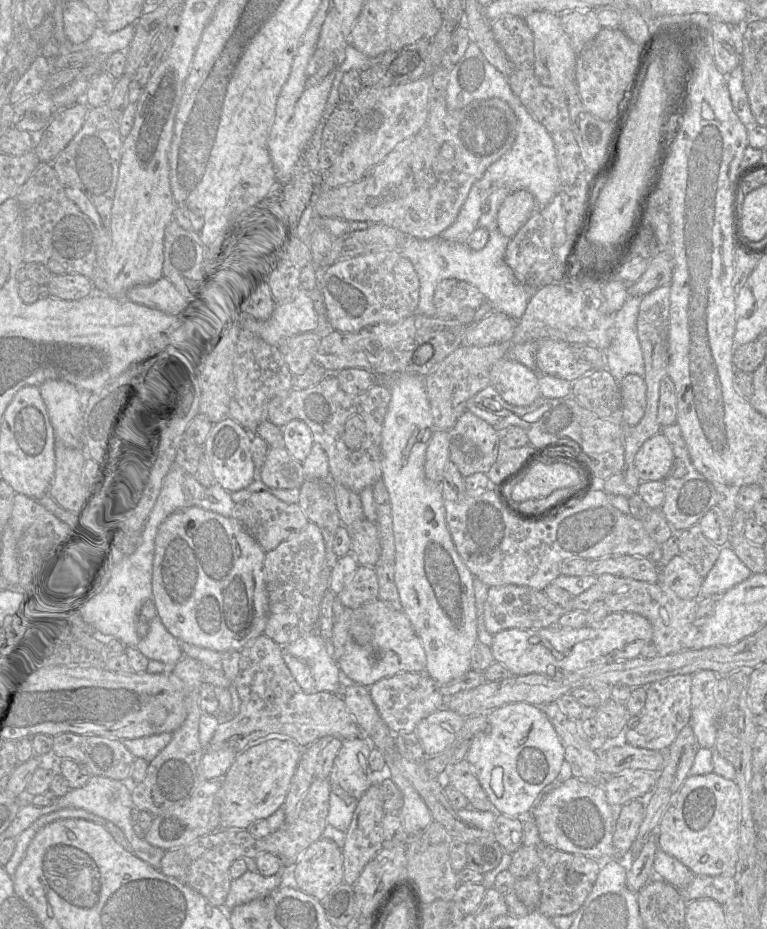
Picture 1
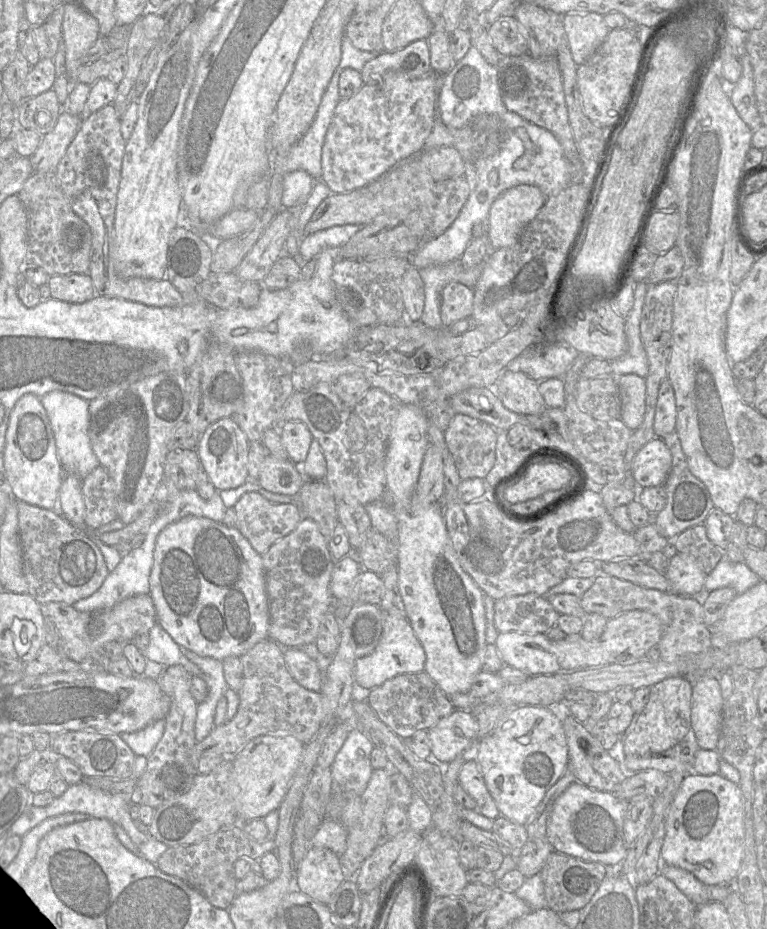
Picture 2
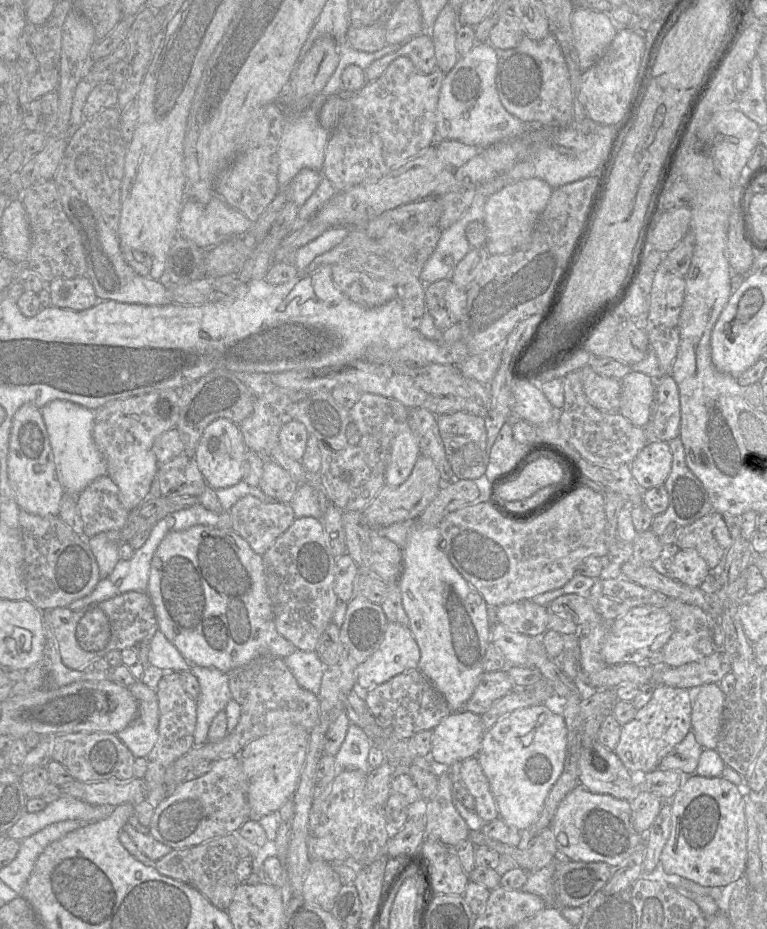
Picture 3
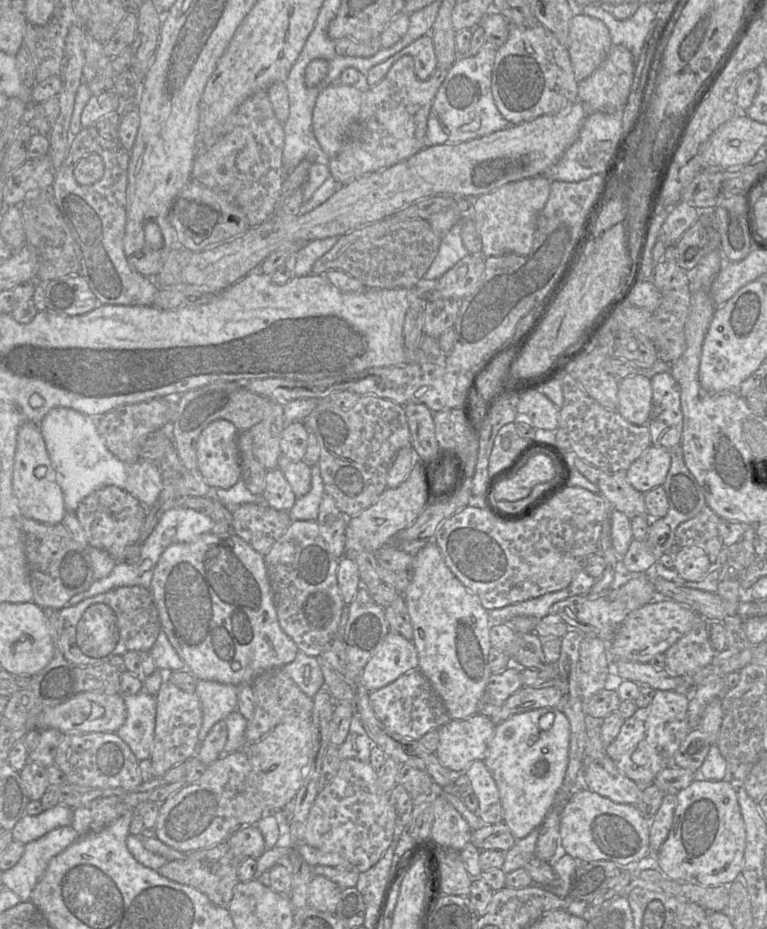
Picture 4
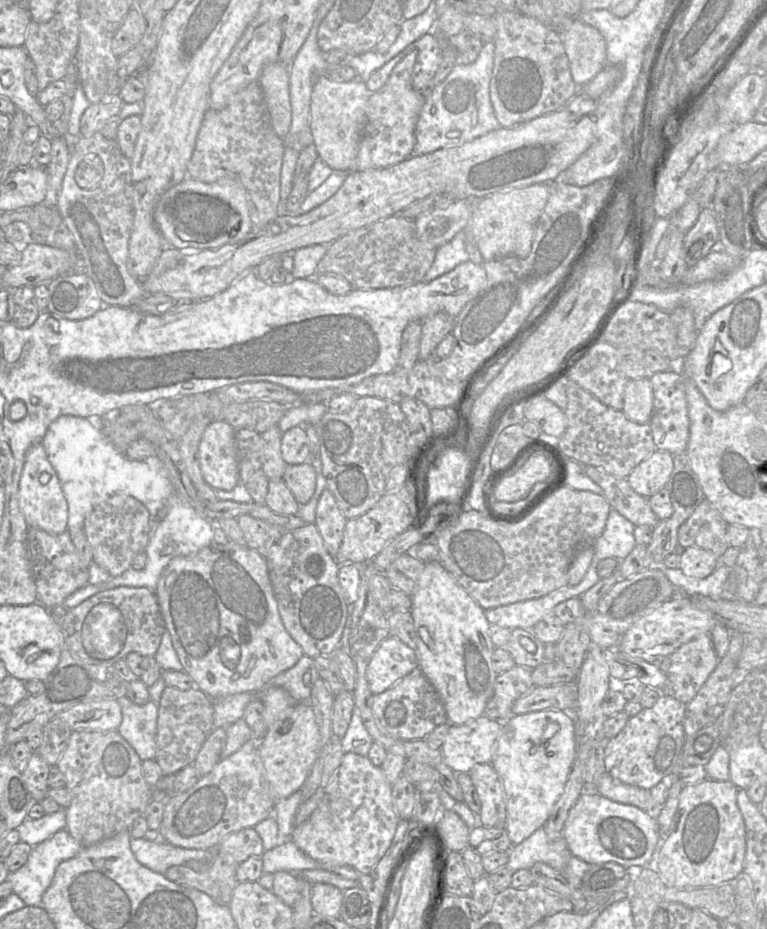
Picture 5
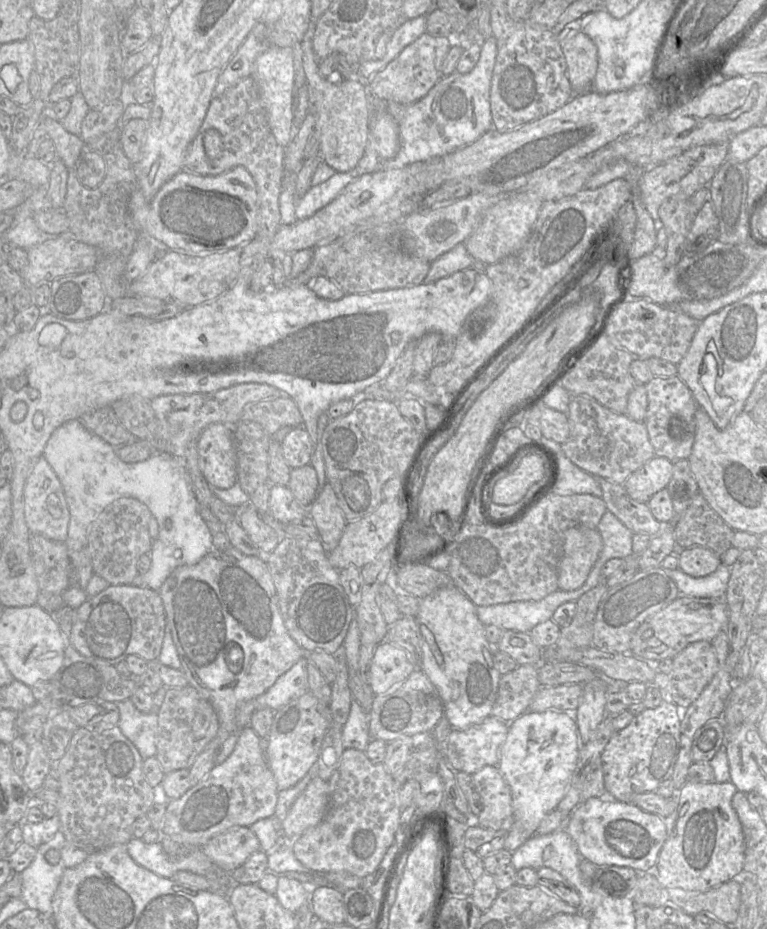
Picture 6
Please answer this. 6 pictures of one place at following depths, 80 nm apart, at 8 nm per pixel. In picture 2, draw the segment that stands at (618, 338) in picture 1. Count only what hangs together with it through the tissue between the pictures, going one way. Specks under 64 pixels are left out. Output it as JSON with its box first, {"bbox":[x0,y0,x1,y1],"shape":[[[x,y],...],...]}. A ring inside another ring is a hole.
{"bbox":[610,281,648,378],"shape":[[[647,281],[634,283],[634,304],[629,314],[625,317],[628,350],[622,357],[610,361],[612,375],[615,377],[636,374],[646,378],[648,375],[648,359],[640,335],[642,309],[648,288]]]}

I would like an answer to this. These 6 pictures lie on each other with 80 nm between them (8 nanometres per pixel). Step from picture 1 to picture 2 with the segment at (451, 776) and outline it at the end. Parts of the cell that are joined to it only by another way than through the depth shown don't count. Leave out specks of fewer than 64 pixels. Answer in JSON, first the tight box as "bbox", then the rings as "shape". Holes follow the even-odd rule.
{"bbox":[458,754,500,820],"shape":[[[472,754],[467,757],[461,766],[458,783],[475,800],[475,810],[480,814],[492,820],[495,820],[500,815],[486,787],[480,767]]]}

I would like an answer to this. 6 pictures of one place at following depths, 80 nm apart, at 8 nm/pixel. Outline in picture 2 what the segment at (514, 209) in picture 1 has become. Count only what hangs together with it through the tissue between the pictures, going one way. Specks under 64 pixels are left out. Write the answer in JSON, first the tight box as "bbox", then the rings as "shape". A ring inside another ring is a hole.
{"bbox":[488,184,546,251],"shape":[[[528,184],[514,186],[499,195],[488,214],[490,249],[495,251],[516,244],[546,200],[538,187]]]}

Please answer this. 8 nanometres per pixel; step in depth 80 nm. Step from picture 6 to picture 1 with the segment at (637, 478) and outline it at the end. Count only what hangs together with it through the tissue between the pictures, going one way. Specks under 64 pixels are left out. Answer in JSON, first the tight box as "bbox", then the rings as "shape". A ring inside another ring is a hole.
{"bbox":[634,432,673,482],"shape":[[[659,432],[646,440],[634,459],[640,482],[663,481],[673,466],[673,449],[667,438]]]}

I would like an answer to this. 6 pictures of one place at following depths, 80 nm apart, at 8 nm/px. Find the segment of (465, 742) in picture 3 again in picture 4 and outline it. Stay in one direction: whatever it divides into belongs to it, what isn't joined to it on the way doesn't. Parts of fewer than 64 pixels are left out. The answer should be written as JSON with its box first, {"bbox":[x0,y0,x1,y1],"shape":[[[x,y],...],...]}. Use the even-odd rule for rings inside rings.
{"bbox":[435,713,495,773],"shape":[[[478,713],[462,720],[450,719],[439,729],[435,754],[453,773],[465,773],[474,761],[485,759],[495,728],[489,717]]]}

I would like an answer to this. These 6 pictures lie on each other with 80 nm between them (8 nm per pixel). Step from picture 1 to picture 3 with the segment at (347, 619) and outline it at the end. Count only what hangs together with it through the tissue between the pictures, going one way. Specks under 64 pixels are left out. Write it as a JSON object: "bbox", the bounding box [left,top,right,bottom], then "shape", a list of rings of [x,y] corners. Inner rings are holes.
{"bbox":[356,622,421,689],"shape":[[[388,622],[378,649],[356,669],[356,682],[373,689],[410,670],[419,670],[421,654],[408,626]]]}

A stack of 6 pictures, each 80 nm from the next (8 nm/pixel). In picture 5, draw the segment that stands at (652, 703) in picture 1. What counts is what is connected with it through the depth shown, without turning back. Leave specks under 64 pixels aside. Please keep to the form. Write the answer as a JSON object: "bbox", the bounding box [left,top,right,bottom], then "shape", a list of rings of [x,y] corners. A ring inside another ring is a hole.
{"bbox":[604,695,686,790],"shape":[[[660,695],[651,708],[643,708],[637,715],[630,717],[624,728],[613,738],[606,741],[604,749],[605,771],[614,780],[623,784],[650,790],[661,781],[668,781],[680,766],[680,754],[686,740],[684,717],[686,705],[670,695]]]}

